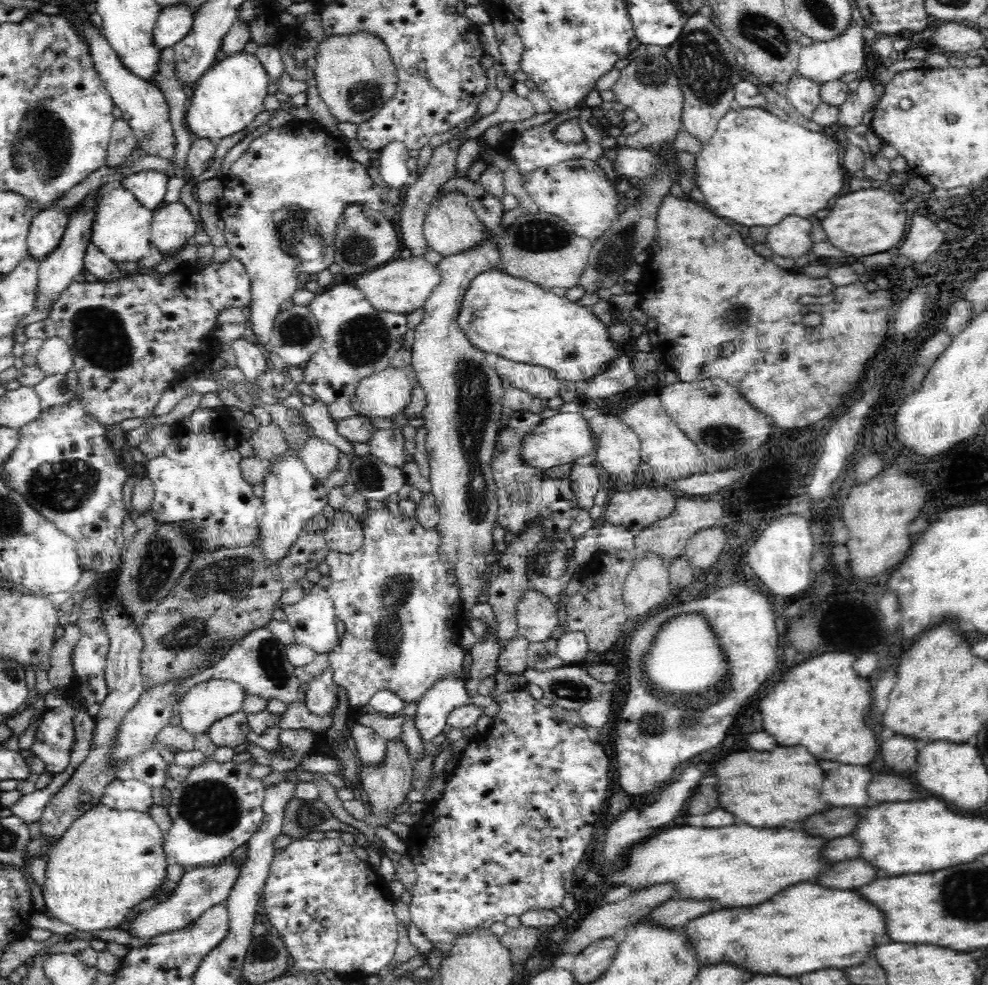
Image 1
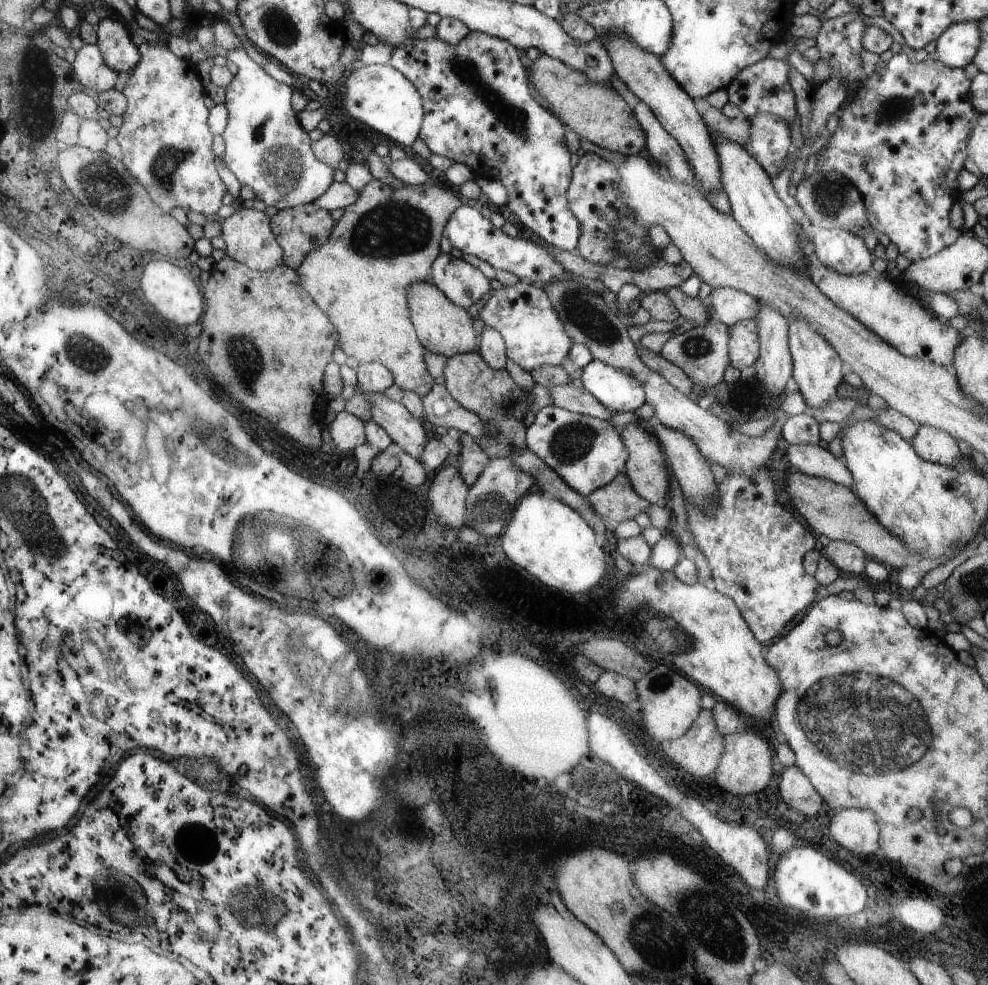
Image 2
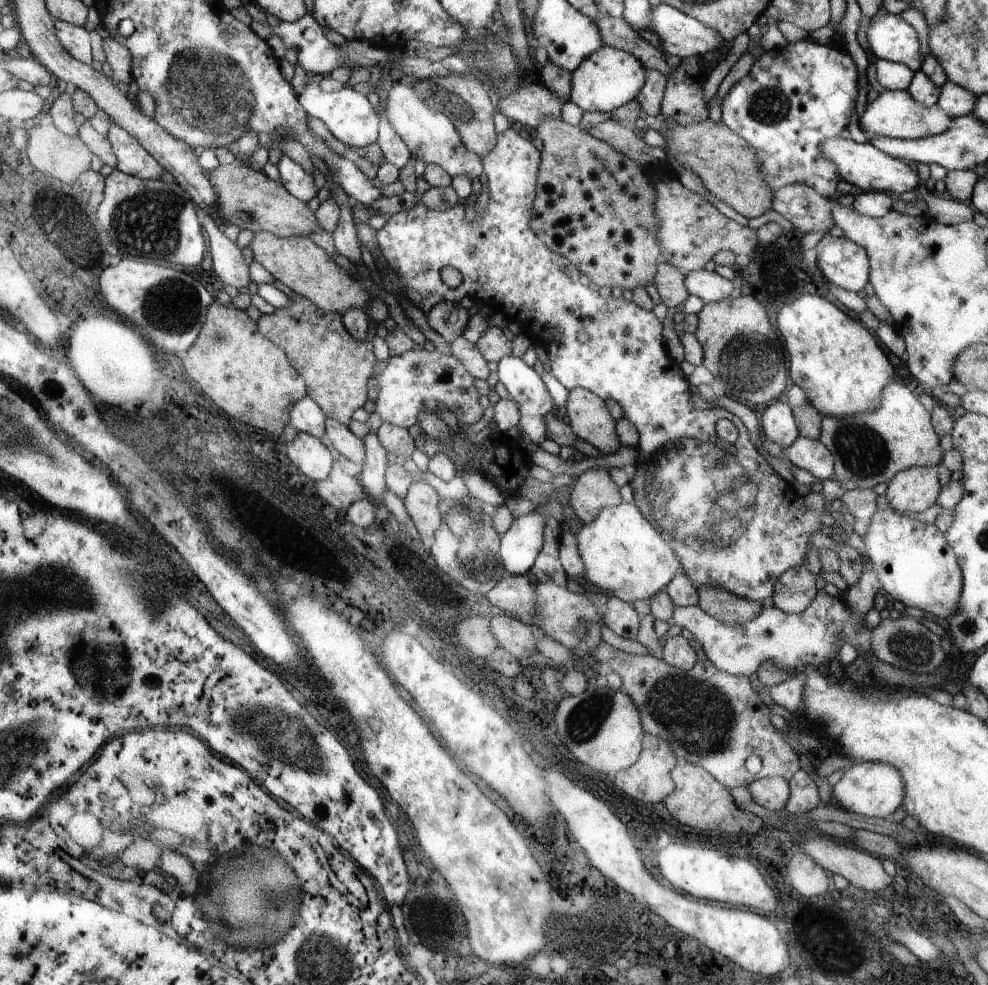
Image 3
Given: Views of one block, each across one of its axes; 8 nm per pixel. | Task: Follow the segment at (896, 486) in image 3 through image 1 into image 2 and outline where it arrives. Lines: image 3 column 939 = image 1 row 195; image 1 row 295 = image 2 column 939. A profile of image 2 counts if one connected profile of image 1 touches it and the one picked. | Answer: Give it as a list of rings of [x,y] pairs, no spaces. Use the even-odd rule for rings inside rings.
[[[920,425],[917,436],[912,438],[914,450],[923,459],[944,466],[956,466],[962,460],[960,446],[953,435],[937,427]]]

